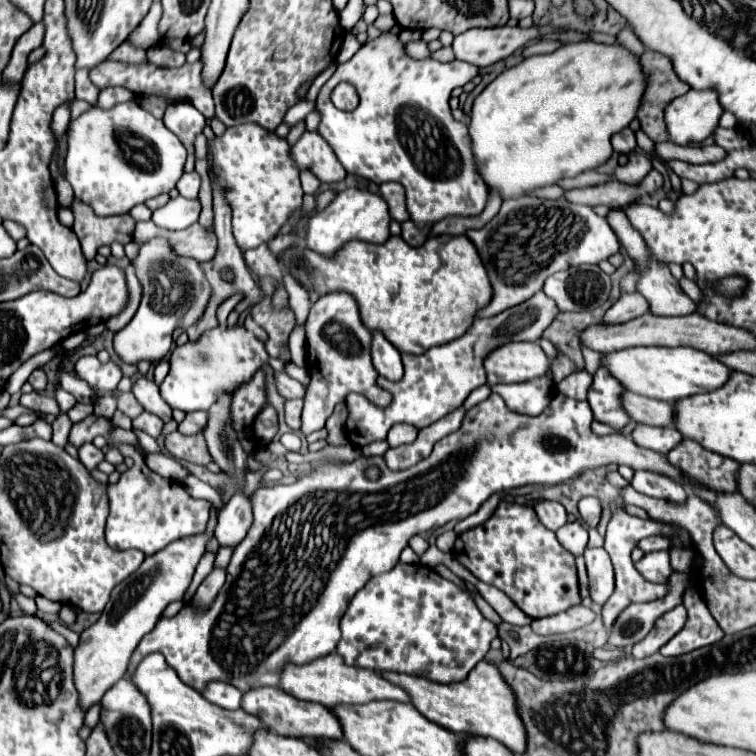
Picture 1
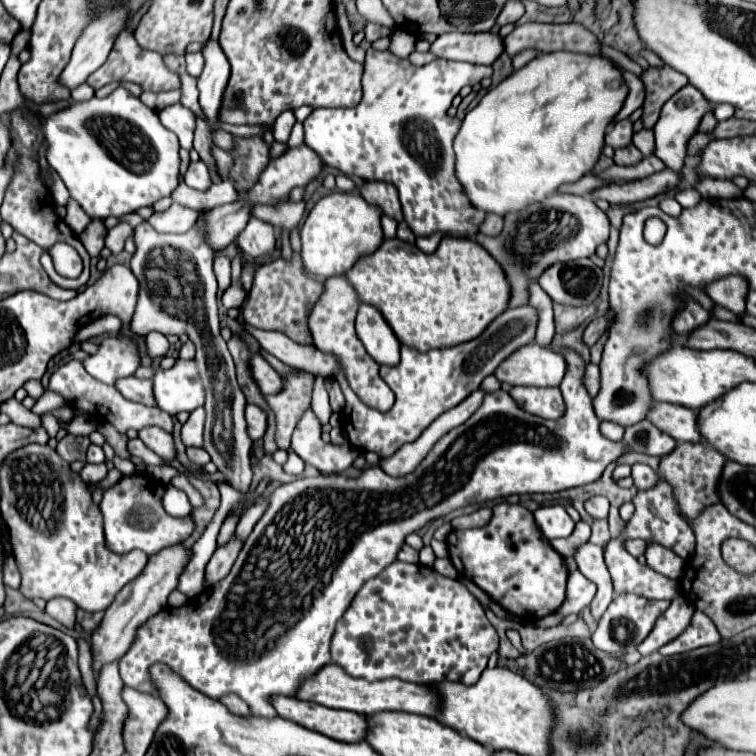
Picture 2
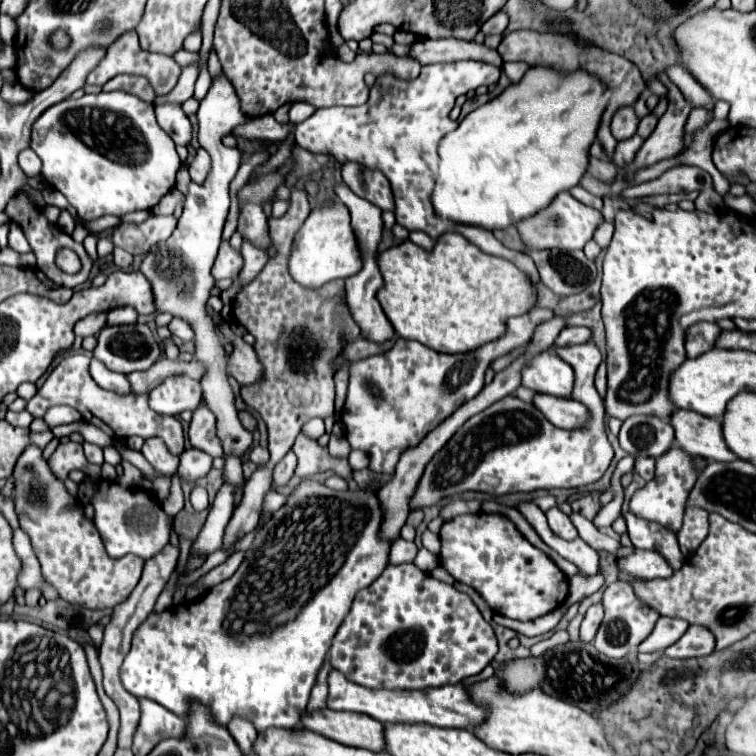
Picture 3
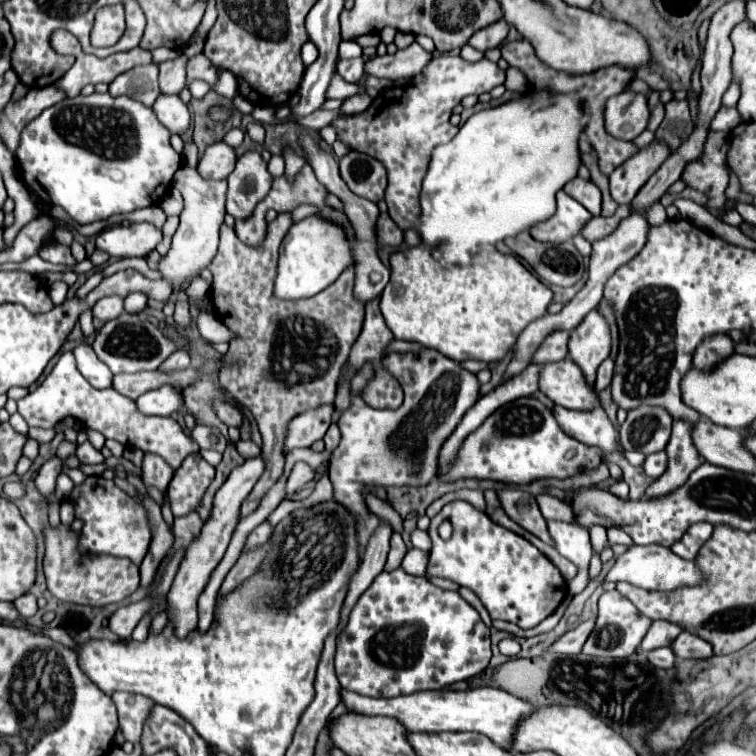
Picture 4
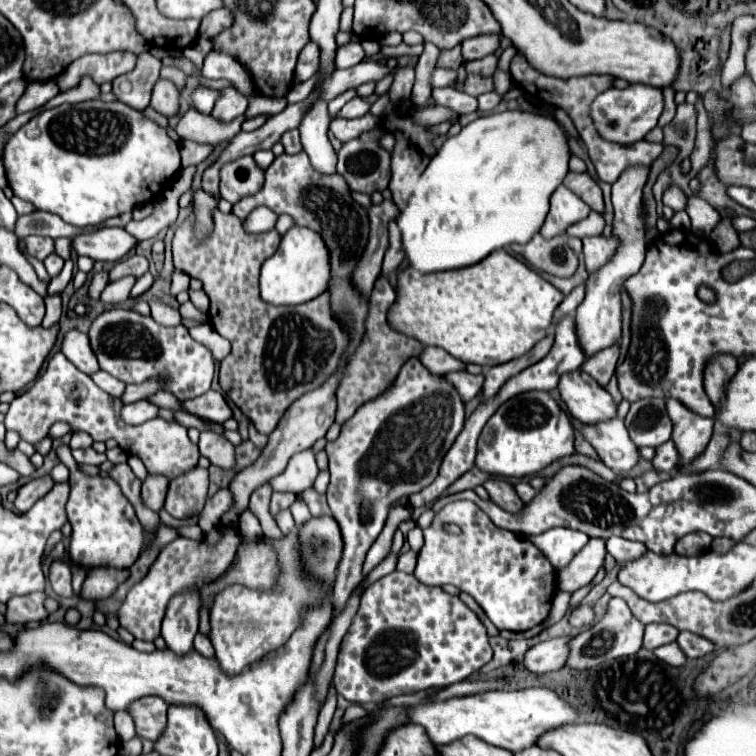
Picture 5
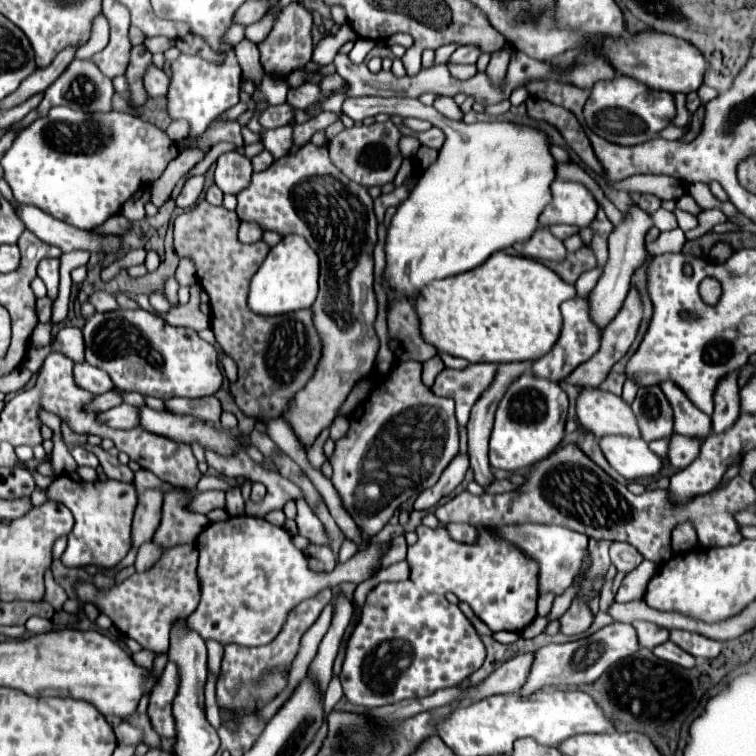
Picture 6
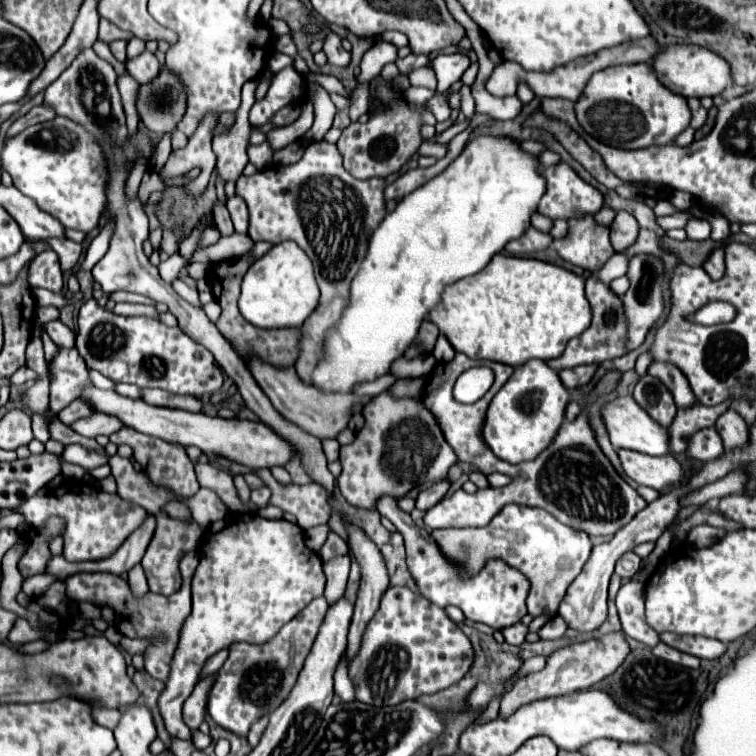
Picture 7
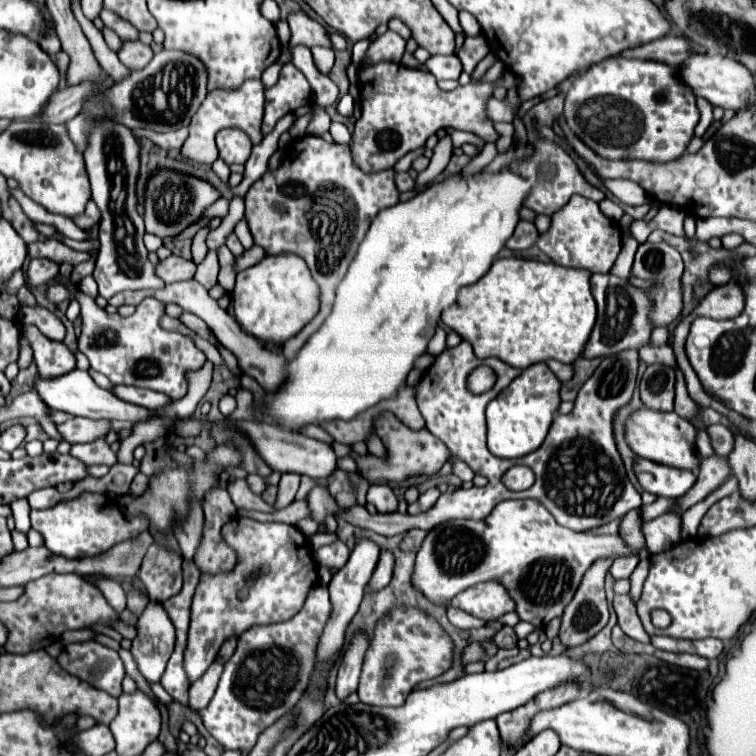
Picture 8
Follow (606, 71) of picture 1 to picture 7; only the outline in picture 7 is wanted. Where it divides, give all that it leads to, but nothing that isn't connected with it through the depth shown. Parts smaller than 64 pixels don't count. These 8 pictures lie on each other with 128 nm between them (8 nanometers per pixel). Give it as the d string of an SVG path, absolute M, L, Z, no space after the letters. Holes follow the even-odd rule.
M474 136L438 176L404 196L372 234L368 254L352 280L350 306L344 310L338 326L328 332L324 356L314 370L314 386L322 392L352 392L356 382L388 374L390 364L416 338L426 314L440 304L444 286L480 272L510 240L520 238L524 228L530 226L530 218L544 192L546 184L544 176L540 176L538 156L524 152L520 142L510 136Z

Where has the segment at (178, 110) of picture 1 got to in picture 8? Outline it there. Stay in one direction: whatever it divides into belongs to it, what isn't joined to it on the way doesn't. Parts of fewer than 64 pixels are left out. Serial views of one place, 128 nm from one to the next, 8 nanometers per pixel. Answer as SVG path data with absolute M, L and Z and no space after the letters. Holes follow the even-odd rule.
M124 42L122 50L118 52L120 62L128 68L128 70L136 70L136 68L144 68L150 60L152 60L154 52L150 46L138 42Z

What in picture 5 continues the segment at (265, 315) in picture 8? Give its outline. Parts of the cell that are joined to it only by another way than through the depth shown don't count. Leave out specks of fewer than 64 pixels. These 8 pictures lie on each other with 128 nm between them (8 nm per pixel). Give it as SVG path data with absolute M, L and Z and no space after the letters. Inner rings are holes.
M292 226L284 236L282 242L272 258L268 258L262 266L260 274L260 296L264 302L274 306L296 306L304 304L316 296L320 296L328 286L328 248L324 248L324 240L320 234L310 228Z

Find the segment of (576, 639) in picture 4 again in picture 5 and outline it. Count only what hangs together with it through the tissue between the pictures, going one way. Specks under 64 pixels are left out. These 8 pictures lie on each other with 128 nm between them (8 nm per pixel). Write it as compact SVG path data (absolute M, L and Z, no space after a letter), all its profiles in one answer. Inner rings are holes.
M560 636L560 638L540 642L540 644L536 644L534 648L530 648L526 652L522 664L534 674L558 670L568 660L568 644L570 644L570 640L572 640L572 636Z

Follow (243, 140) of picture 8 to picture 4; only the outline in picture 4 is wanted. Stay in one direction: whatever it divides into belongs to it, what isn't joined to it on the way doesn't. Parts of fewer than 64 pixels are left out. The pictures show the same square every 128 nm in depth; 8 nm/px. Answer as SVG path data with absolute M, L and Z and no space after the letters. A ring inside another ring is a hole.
M246 152L246 154L242 154L238 158L238 162L236 162L236 168L228 176L228 202L226 202L228 214L234 216L236 220L244 220L244 216L250 216L252 208L256 208L256 204L270 192L272 180L274 178L268 172L268 162L262 160L260 152Z

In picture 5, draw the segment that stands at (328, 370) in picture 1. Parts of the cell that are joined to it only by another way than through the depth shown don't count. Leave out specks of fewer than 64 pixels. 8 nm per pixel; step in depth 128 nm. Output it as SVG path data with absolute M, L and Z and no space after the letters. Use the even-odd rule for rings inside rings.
M274 492L272 494L272 504L270 504L270 512L276 514L278 510L284 510L284 508L290 508L294 504L298 496L294 492Z

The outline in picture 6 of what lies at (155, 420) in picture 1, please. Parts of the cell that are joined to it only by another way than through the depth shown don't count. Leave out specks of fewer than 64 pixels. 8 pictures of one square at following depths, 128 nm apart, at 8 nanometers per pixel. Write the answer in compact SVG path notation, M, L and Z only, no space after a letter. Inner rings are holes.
M150 488L148 492L138 494L138 506L134 514L134 528L132 528L132 546L142 546L144 542L152 540L160 516L162 516L162 492L156 492L156 488Z

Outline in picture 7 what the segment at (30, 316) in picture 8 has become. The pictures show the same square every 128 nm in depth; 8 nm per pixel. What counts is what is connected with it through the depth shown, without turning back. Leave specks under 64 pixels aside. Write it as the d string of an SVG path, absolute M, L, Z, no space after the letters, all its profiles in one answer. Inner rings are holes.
M54 320L54 322L48 322L46 324L46 330L50 334L50 338L60 346L60 348L74 348L76 344L76 334L64 326L60 320Z

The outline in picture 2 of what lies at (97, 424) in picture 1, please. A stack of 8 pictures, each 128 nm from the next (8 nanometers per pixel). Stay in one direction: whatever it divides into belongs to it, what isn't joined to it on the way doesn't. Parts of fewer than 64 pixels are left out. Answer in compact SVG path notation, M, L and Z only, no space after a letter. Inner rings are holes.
M66 434L58 442L56 450L58 450L58 454L66 462L76 462L76 460L82 460L84 462L86 460L86 448L88 448L88 444L90 444L88 436L72 436L72 434Z

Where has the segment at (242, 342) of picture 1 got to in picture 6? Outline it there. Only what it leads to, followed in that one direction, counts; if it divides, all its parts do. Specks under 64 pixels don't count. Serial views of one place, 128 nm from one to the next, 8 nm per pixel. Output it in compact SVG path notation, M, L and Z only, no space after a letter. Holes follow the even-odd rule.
M120 404L112 410L102 412L100 420L104 420L112 428L134 428L136 424L136 406L130 404Z

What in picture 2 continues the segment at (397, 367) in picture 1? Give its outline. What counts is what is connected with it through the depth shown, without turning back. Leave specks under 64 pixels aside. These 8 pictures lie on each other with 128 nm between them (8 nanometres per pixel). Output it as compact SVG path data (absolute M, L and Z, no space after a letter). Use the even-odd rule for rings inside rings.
M360 304L356 334L362 340L366 352L380 366L396 366L396 362L400 362L400 342L376 308Z

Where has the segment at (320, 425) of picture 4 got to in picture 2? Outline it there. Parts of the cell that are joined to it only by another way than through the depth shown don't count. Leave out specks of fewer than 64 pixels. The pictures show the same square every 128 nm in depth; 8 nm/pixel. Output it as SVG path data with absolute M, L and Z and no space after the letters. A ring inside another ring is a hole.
M314 378L312 408L314 408L316 416L318 416L318 420L320 420L322 424L328 424L330 414L332 414L332 408L330 408L330 402L328 402L328 392L326 392L326 386L324 386L324 380L322 380L322 378Z

